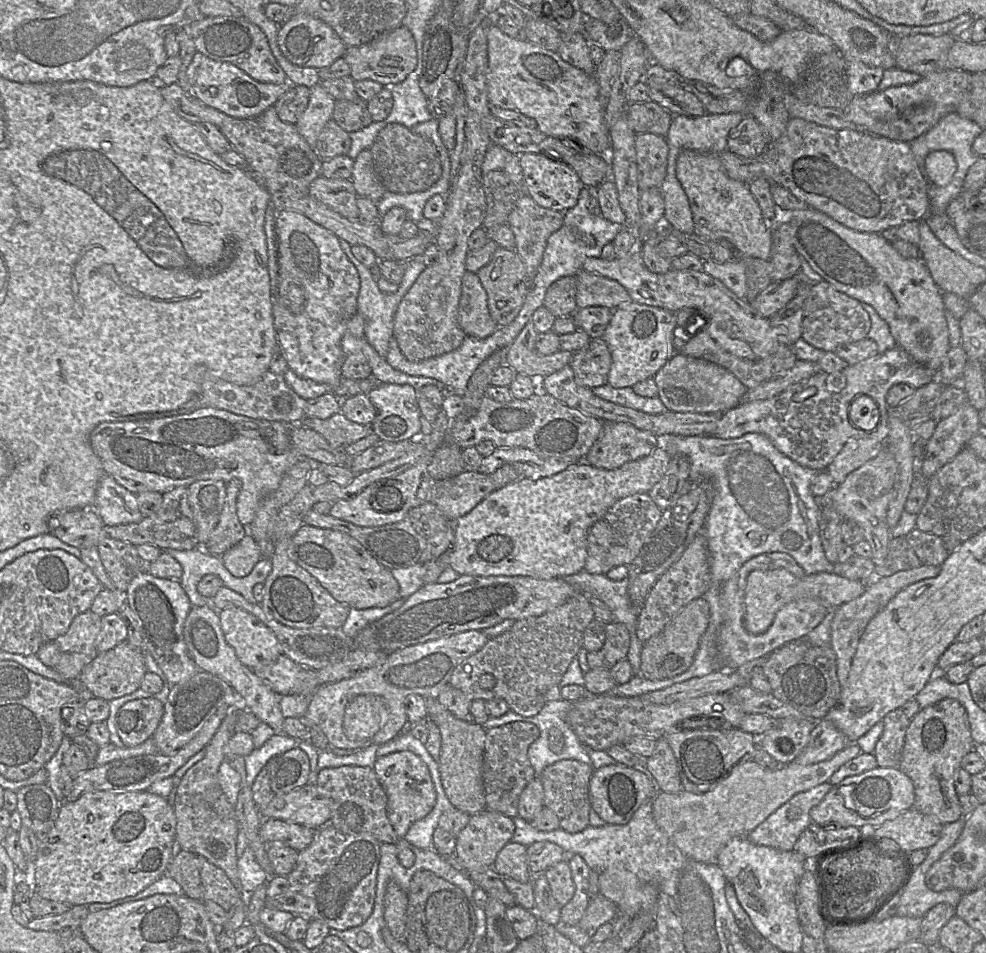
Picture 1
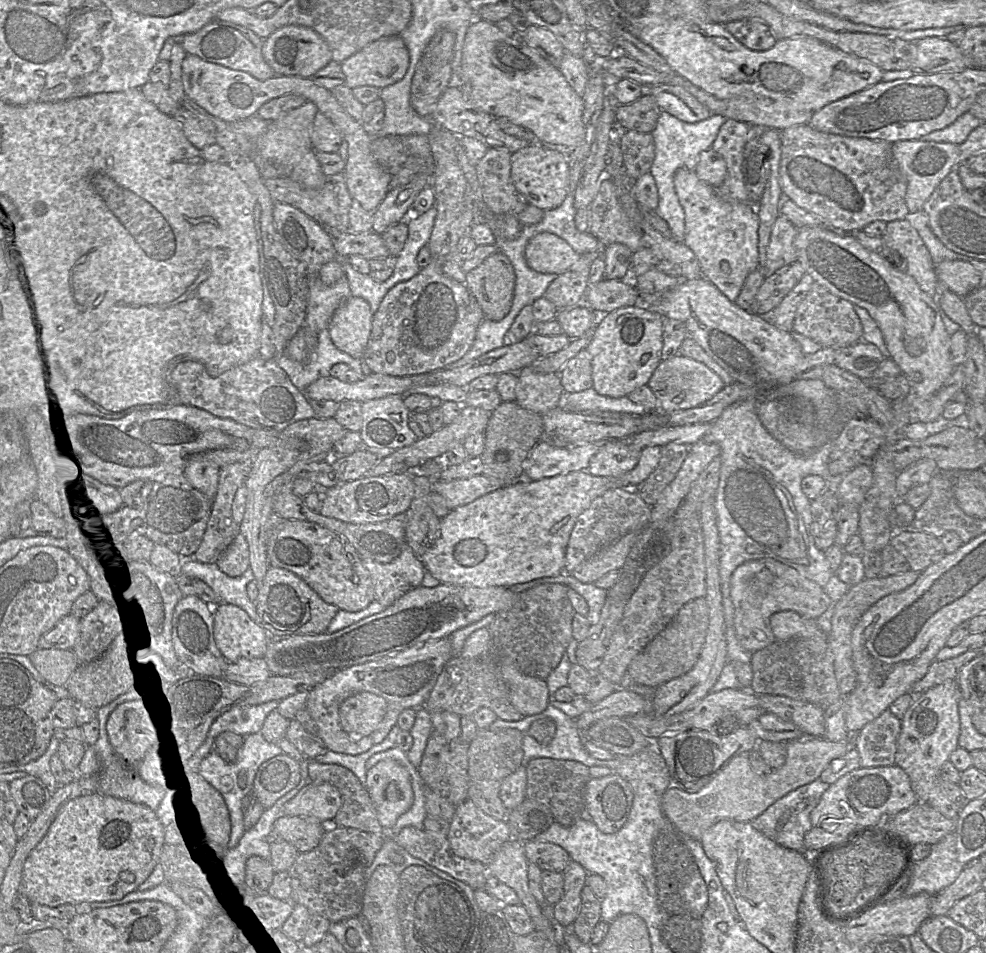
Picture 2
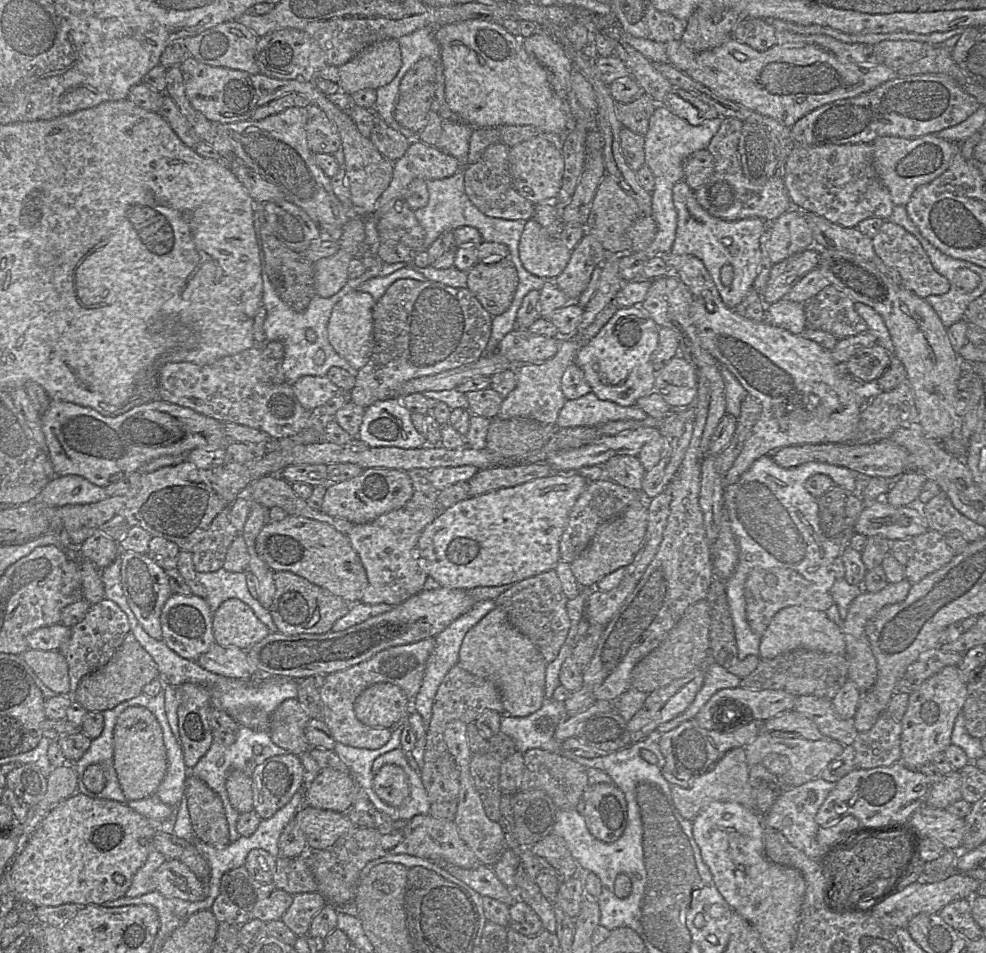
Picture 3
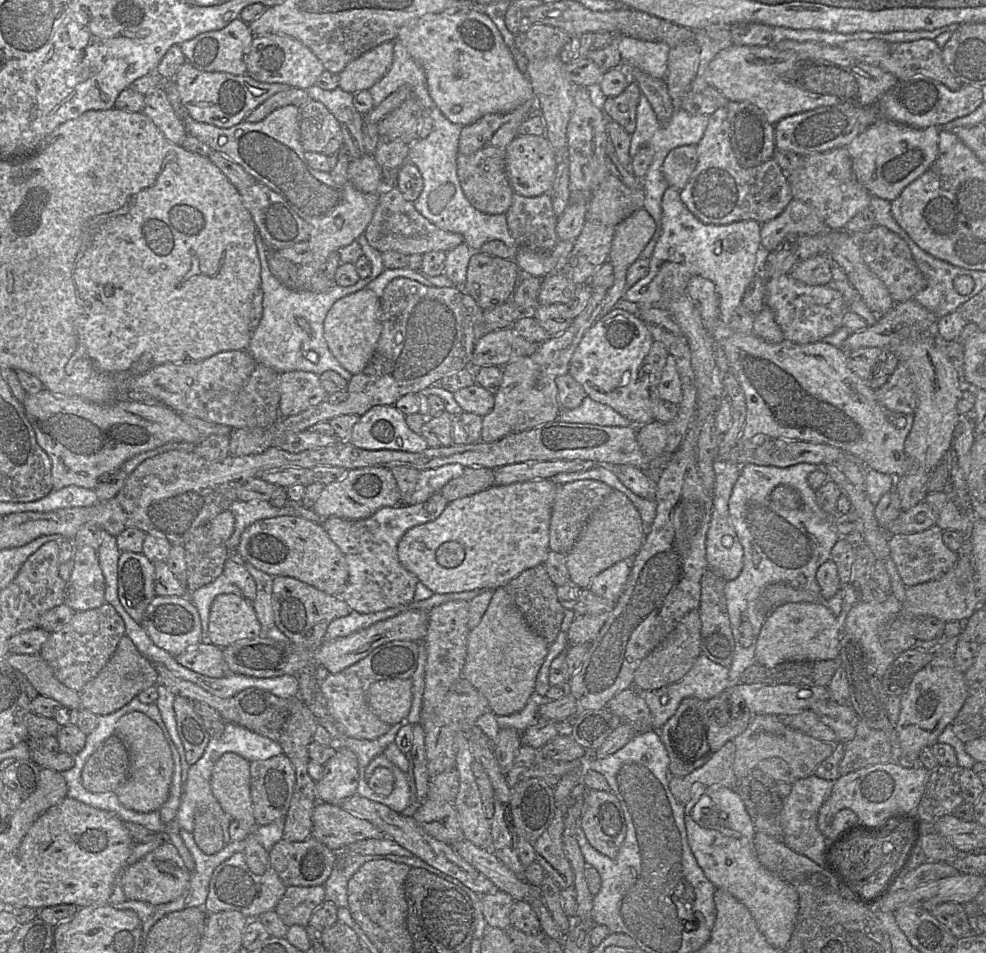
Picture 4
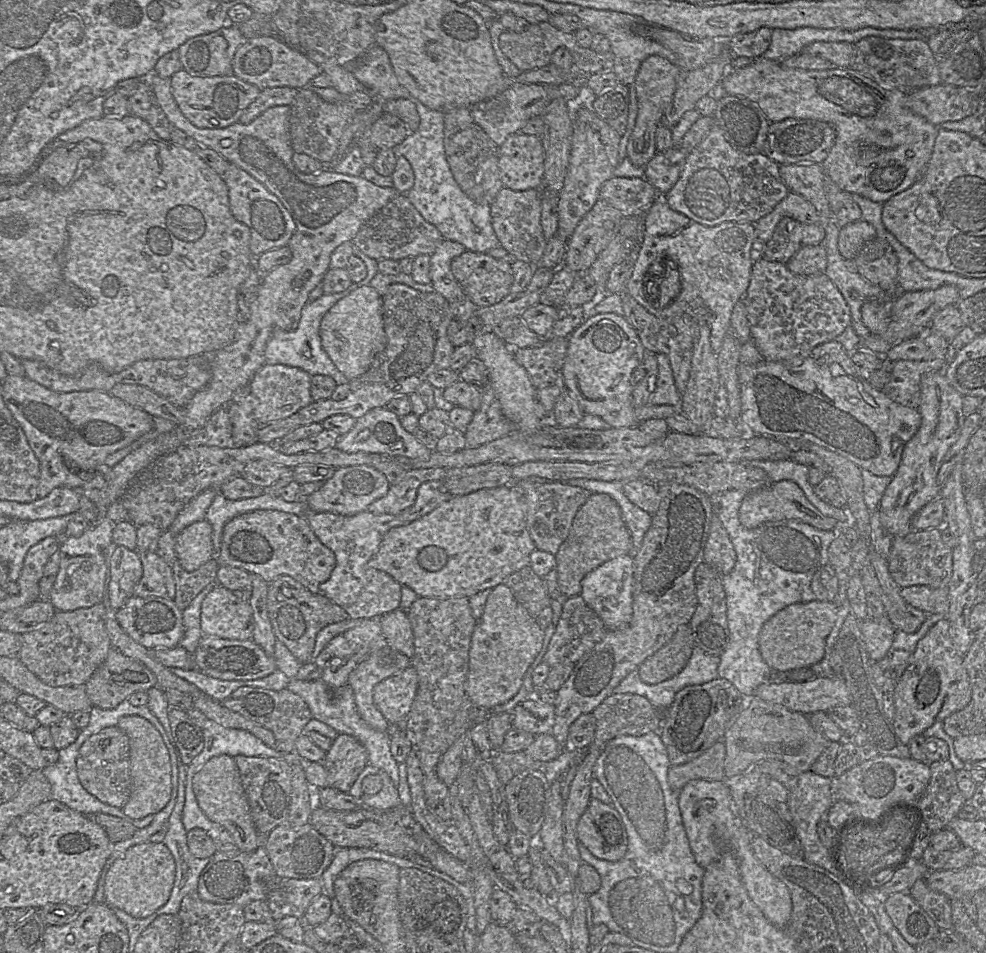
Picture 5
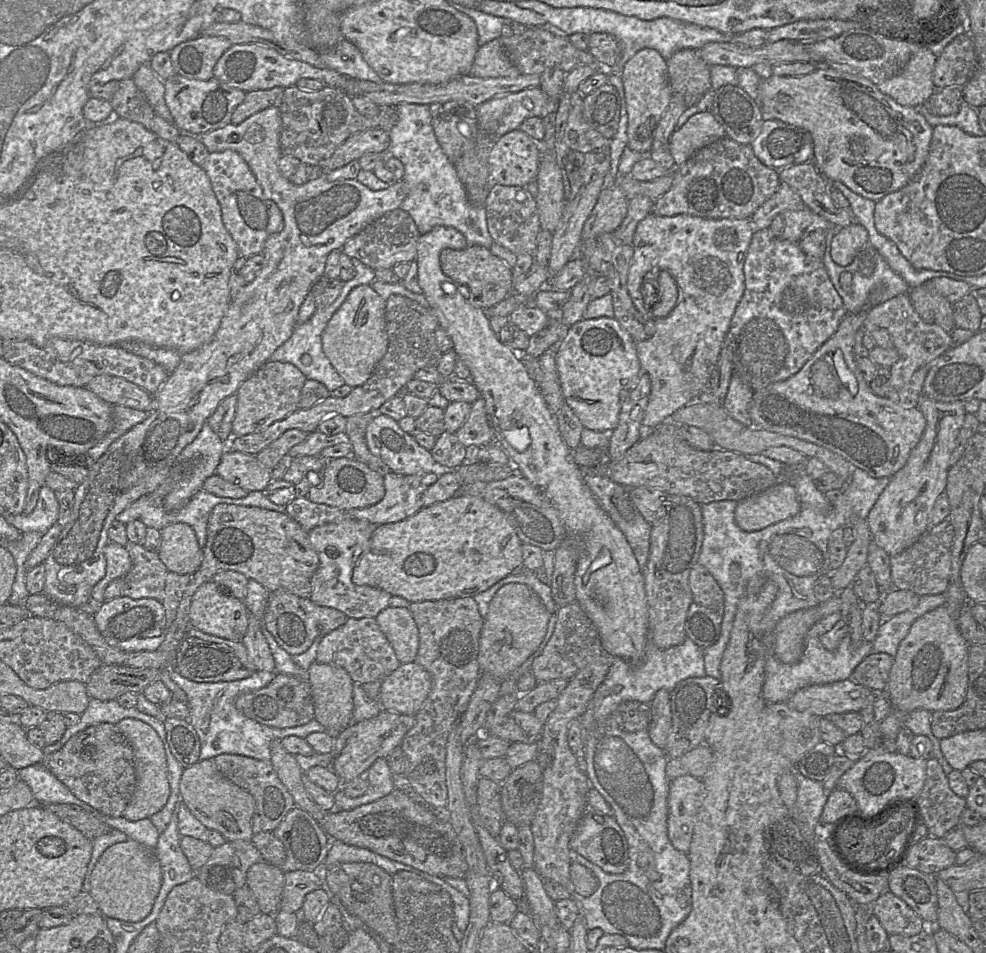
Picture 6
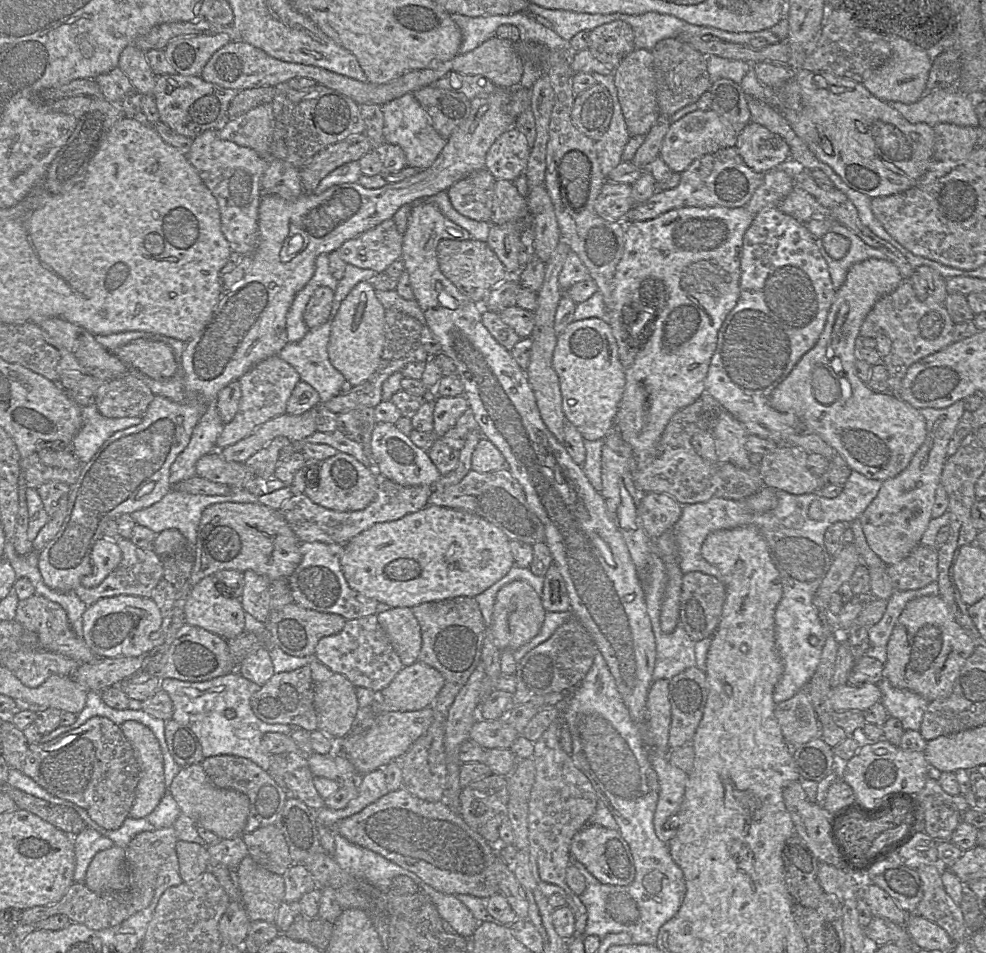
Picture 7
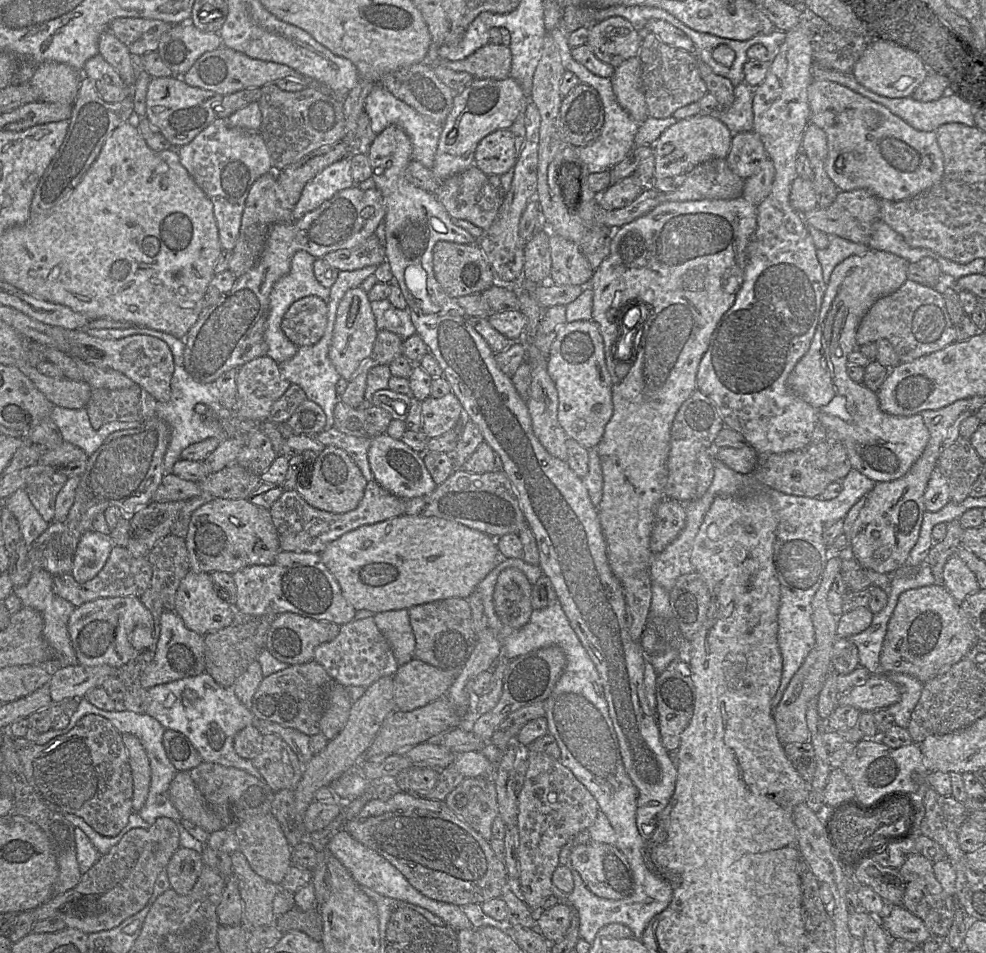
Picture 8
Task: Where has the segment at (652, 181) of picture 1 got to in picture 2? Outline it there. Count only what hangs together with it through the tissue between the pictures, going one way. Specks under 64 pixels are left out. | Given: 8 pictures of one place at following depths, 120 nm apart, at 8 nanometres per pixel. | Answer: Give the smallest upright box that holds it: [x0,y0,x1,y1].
[621,131,655,180]

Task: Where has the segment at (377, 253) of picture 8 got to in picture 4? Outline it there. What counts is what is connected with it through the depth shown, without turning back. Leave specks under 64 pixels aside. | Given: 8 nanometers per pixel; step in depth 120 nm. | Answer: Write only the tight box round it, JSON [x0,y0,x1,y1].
[364,187,464,256]

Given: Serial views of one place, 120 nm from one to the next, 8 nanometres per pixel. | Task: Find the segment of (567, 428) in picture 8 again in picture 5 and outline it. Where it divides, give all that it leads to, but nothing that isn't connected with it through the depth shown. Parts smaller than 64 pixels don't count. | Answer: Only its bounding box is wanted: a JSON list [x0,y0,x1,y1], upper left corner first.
[563,313,677,428]

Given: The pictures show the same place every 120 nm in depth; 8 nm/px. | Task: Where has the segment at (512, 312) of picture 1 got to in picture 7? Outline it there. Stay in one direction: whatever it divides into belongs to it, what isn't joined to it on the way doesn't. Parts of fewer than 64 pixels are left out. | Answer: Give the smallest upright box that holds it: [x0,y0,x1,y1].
[437,239,509,307]

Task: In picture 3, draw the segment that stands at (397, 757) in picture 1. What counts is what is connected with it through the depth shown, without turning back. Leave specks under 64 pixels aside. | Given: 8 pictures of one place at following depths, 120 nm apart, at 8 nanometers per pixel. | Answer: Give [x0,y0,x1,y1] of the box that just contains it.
[373,764,409,807]

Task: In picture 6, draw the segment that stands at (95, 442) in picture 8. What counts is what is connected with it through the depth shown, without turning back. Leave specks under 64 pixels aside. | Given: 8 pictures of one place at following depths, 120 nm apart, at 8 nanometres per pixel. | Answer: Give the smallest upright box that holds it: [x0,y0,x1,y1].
[85,406,148,461]

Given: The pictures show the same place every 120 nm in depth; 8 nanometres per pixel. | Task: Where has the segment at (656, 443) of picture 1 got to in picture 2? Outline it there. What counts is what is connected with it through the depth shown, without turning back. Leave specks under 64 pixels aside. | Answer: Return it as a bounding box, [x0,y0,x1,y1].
[588,439,641,476]

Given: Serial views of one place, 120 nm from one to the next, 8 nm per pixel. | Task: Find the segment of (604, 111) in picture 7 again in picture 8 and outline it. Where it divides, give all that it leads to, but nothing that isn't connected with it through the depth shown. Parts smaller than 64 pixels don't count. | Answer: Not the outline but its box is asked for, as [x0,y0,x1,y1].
[559,84,604,148]

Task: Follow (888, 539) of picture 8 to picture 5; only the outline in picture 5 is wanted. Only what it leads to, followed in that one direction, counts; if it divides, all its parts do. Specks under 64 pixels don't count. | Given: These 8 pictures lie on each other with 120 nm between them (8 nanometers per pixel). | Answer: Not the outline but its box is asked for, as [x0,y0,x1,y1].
[878,371,966,537]

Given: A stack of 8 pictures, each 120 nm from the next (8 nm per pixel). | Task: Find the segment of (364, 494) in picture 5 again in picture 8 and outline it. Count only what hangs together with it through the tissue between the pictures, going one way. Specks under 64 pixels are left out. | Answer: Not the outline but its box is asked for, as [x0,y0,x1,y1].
[297,446,368,513]

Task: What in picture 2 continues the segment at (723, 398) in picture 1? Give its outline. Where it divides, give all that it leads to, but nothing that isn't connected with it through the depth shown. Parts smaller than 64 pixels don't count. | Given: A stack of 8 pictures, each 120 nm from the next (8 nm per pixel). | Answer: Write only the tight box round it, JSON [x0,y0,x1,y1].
[648,354,726,413]

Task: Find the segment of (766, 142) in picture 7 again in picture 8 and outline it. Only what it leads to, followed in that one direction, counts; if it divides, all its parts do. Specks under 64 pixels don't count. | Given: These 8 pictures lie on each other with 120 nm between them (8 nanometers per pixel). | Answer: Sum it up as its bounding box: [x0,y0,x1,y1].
[725,130,767,179]

